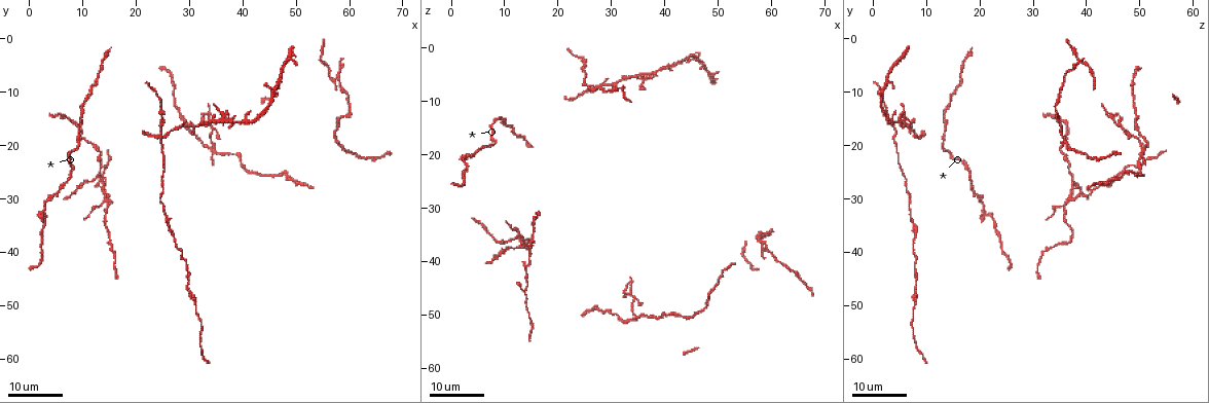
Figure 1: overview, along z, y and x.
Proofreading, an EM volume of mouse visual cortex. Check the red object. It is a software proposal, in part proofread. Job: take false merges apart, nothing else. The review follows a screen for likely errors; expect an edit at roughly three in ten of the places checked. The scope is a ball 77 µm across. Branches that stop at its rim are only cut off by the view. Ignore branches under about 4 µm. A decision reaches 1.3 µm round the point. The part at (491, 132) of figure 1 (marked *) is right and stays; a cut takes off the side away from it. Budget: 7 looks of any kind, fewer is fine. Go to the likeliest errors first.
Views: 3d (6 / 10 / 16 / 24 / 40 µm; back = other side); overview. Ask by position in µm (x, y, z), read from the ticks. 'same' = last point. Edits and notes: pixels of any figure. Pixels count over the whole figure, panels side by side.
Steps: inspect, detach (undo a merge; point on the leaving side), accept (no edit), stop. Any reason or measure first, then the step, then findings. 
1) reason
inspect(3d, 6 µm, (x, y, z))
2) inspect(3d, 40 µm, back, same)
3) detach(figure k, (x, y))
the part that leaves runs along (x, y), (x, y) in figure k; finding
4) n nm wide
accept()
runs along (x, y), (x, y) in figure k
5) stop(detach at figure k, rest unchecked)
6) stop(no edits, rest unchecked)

looks like a crossing
inspect(3d, 16 µm, (34.5, 21.0, 50.5))

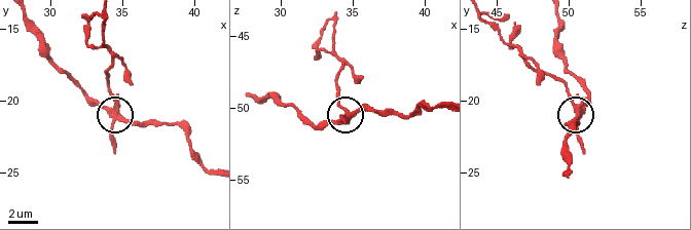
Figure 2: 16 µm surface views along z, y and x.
inspect(3d, 10 µm, (34.6, 21.0, 50.6))

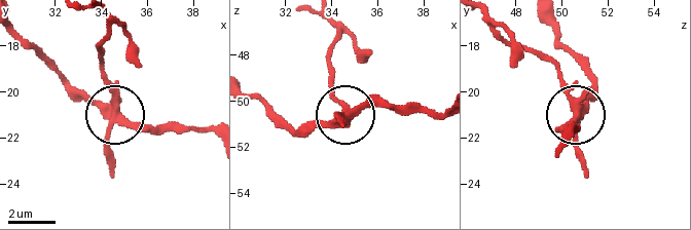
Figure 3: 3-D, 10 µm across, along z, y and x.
detach(figure 3, (104, 83))
the part that leaves runs along (114, 110), (114, 88), (102, 65), (106, 17) in figure 3; two cells meet here

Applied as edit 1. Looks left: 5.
three arms meet
inspect(3d, 16 µm, (12.5, 26.0, 37.5))

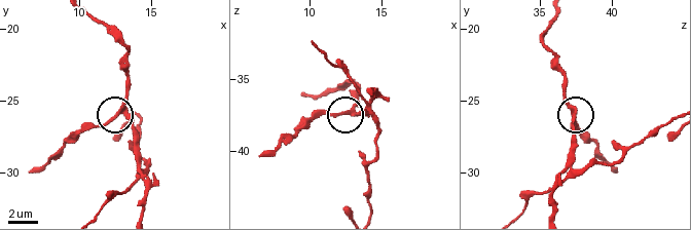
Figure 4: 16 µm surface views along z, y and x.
zoom in
inspect(3d, 10 µm, (12.6, 26.0, 37.4))

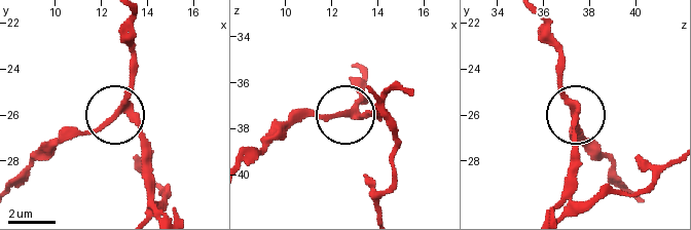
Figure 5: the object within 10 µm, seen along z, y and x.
side arm 9 µm; 3 arms
accept()
continuous, no second cell

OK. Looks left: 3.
calibre changes
inspect(3d, 24 µm, (31.0, 49.5, 7.5))

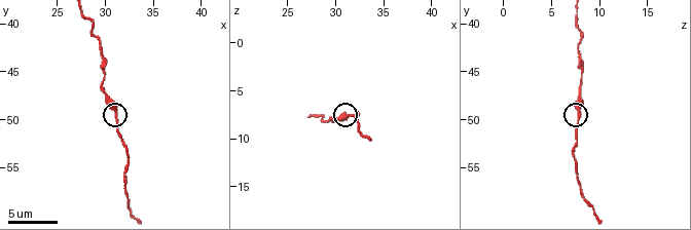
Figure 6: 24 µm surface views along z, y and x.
inspect(3d, 10 µm, (31.2, 49.4, 7.6))

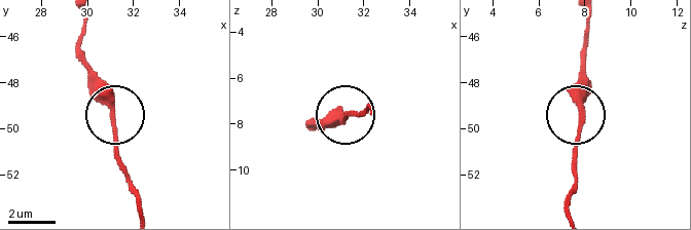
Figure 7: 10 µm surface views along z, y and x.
accept()
runs along (586, 17), (586, 100), (574, 153), (574, 186) in figure 7; all the same cell

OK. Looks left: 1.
stop(detach at figure 3, rest unchecked)

